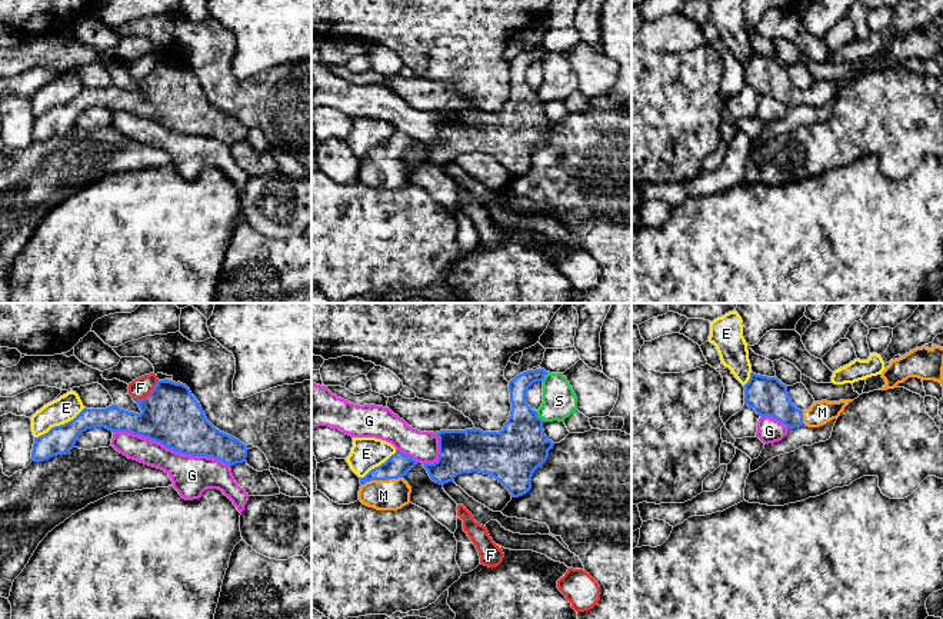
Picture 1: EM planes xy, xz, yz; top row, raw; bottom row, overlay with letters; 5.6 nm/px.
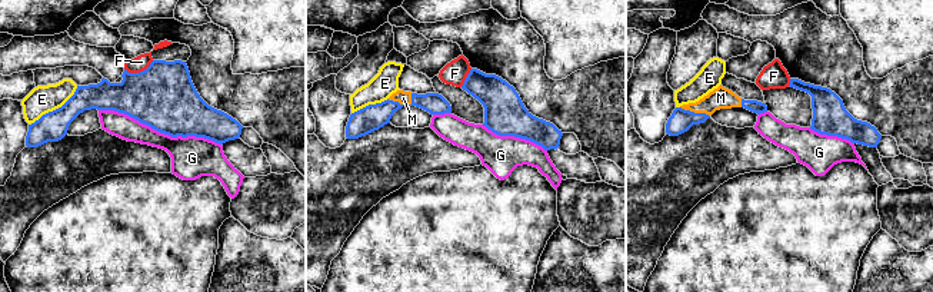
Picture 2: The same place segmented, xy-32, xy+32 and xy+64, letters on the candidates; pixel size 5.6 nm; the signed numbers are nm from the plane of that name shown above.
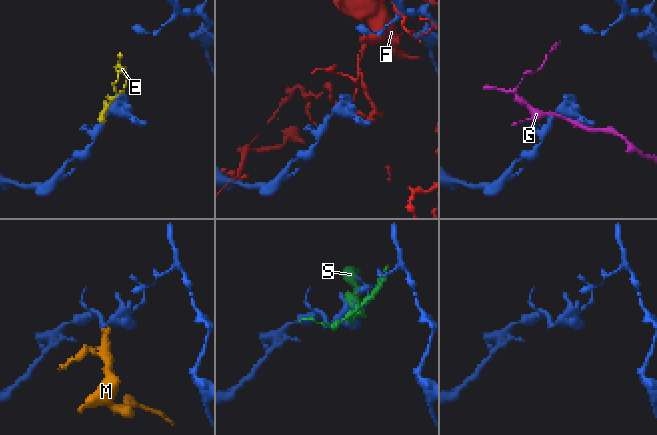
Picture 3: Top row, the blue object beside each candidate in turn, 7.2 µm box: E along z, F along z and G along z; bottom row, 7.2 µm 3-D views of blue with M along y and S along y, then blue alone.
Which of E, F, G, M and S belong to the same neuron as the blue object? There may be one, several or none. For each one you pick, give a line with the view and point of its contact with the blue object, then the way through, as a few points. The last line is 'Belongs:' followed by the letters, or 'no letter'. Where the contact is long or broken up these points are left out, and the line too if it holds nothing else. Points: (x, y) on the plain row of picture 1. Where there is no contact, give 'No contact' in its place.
M: Touches blue at xz (382, 159). Path across: xz (397, 145), (382, 159), (383, 175)
Belongs: M

